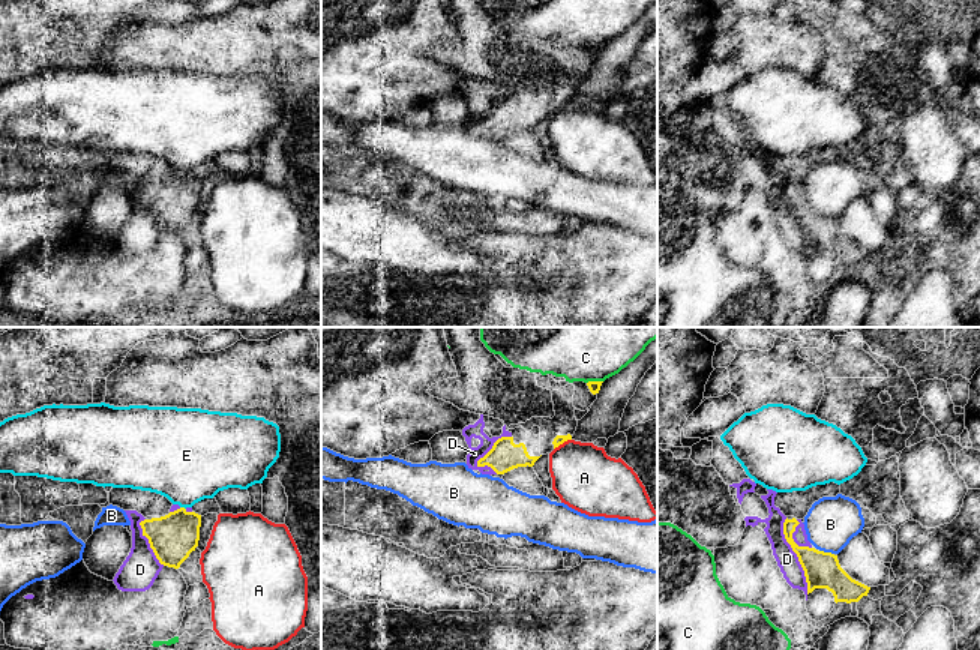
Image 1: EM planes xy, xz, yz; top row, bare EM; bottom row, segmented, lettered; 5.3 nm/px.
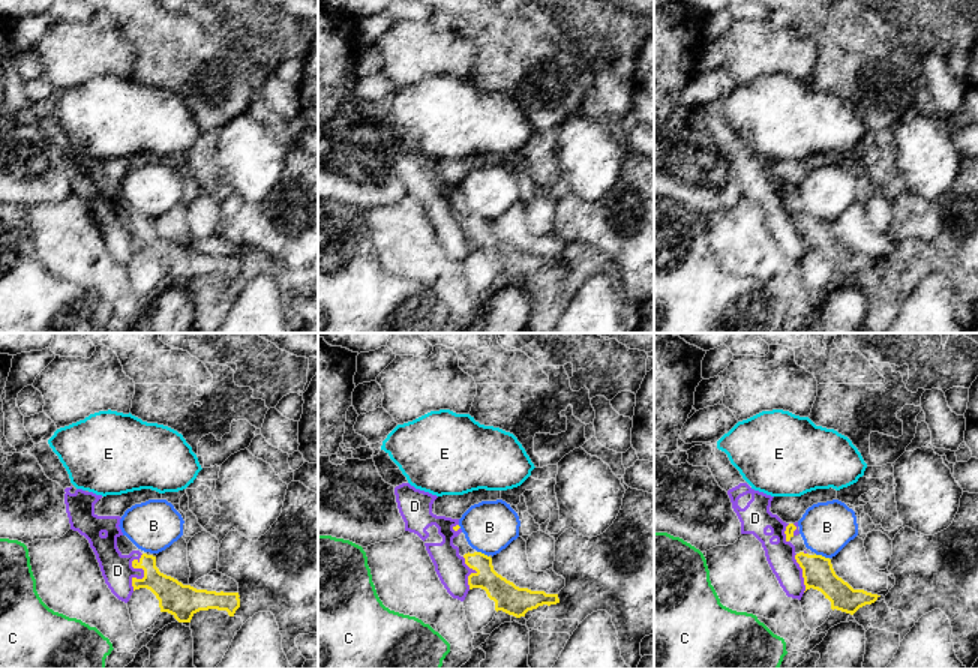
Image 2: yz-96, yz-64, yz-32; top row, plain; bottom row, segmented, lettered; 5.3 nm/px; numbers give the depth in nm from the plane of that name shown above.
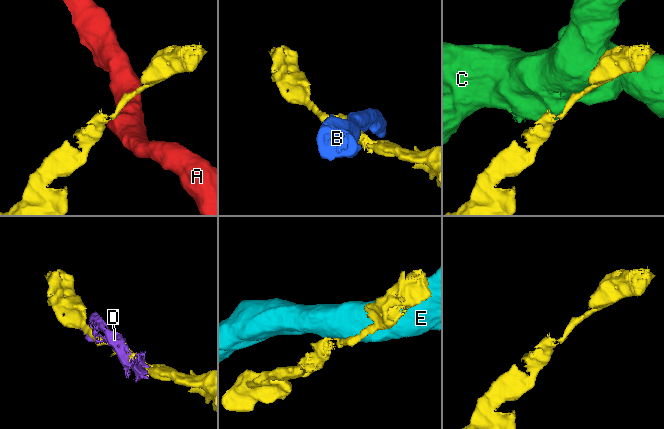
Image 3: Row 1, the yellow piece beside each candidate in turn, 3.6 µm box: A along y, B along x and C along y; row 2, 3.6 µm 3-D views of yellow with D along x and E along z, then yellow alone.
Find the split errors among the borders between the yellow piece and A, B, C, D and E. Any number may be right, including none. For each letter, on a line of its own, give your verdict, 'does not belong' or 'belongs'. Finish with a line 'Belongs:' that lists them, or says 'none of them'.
A: does not belong
B: does not belong
C: does not belong
D: does not belong
E: does not belong
Belongs: none of them

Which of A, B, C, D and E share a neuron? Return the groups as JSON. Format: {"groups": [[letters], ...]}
{"groups": [["A"], ["B"], ["C"], ["D", "E"]]}

